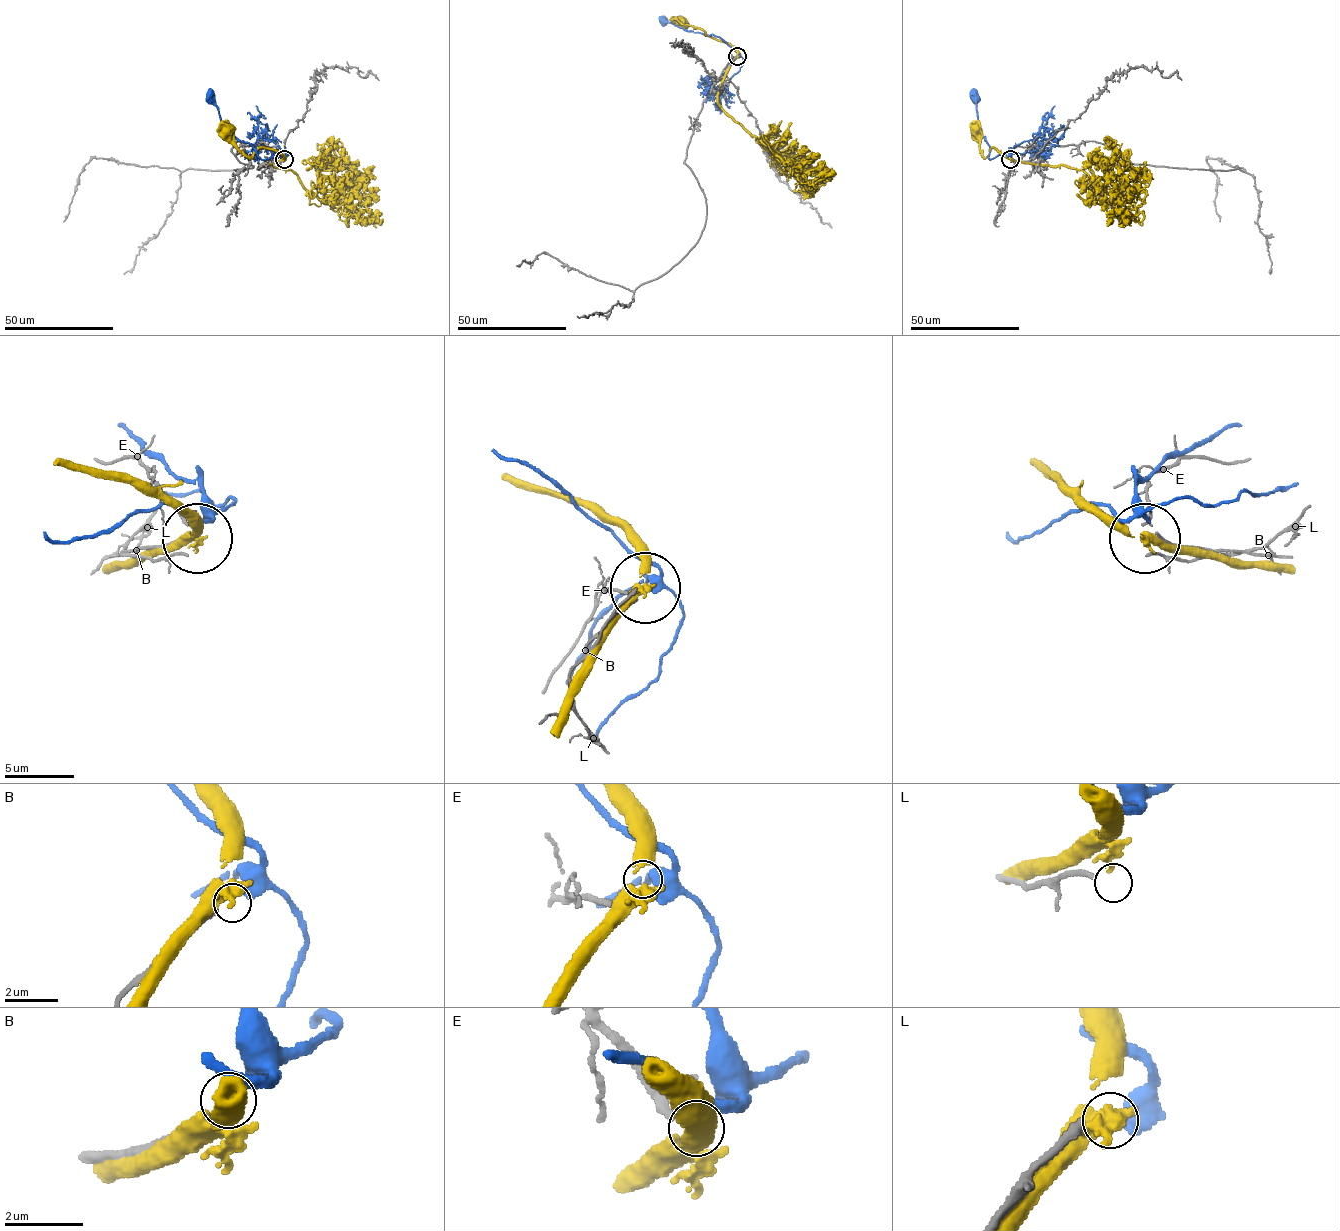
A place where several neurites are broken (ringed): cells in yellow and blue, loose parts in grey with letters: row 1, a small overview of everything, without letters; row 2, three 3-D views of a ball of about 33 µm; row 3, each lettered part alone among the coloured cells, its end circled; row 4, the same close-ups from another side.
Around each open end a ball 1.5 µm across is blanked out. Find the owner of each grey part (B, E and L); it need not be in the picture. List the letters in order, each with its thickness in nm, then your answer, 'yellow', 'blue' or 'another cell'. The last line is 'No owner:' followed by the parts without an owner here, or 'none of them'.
B: calibre 200 nm; blue
E: calibre 170 nm; another cell
L: calibre 200 nm; another cell
No owner: E, L

